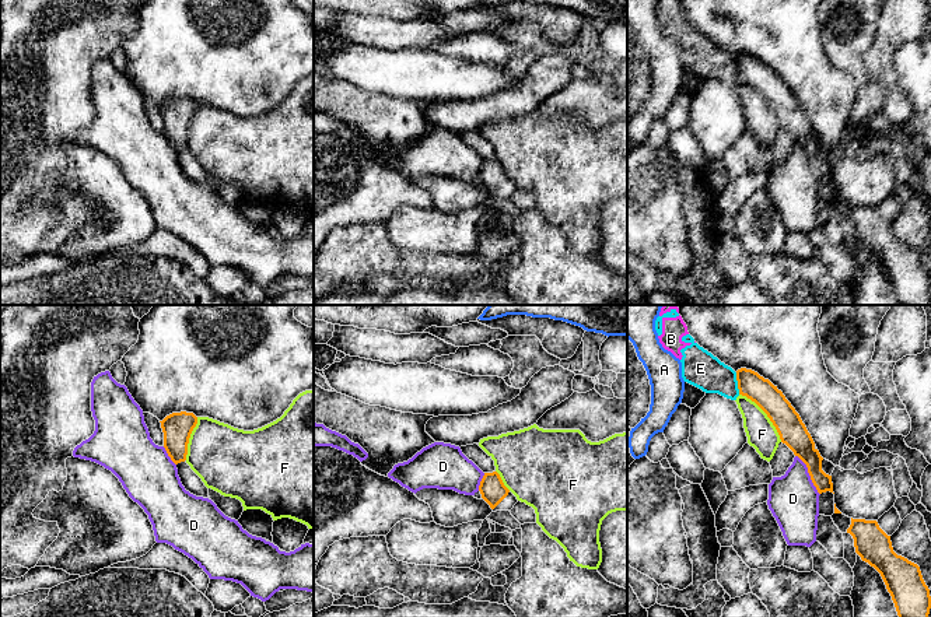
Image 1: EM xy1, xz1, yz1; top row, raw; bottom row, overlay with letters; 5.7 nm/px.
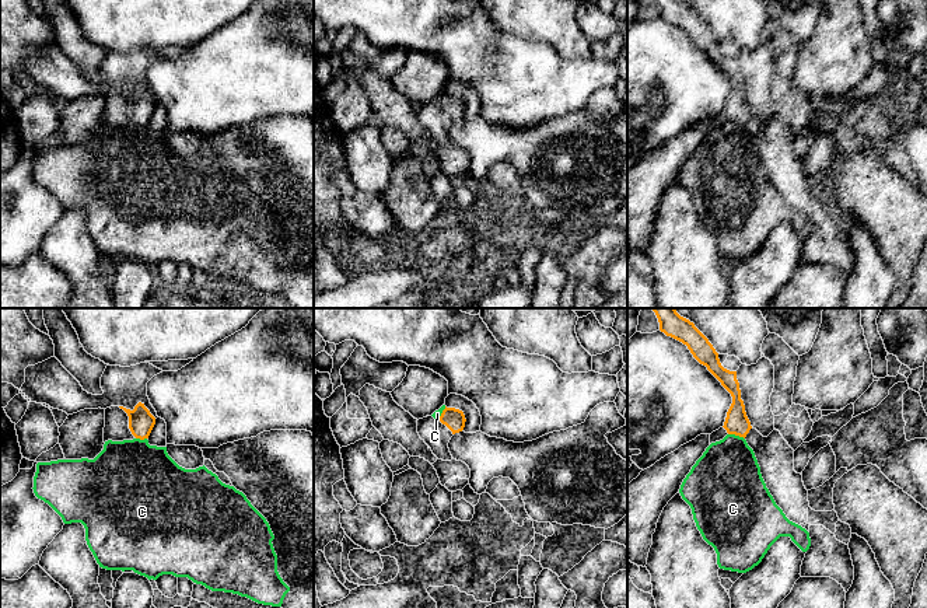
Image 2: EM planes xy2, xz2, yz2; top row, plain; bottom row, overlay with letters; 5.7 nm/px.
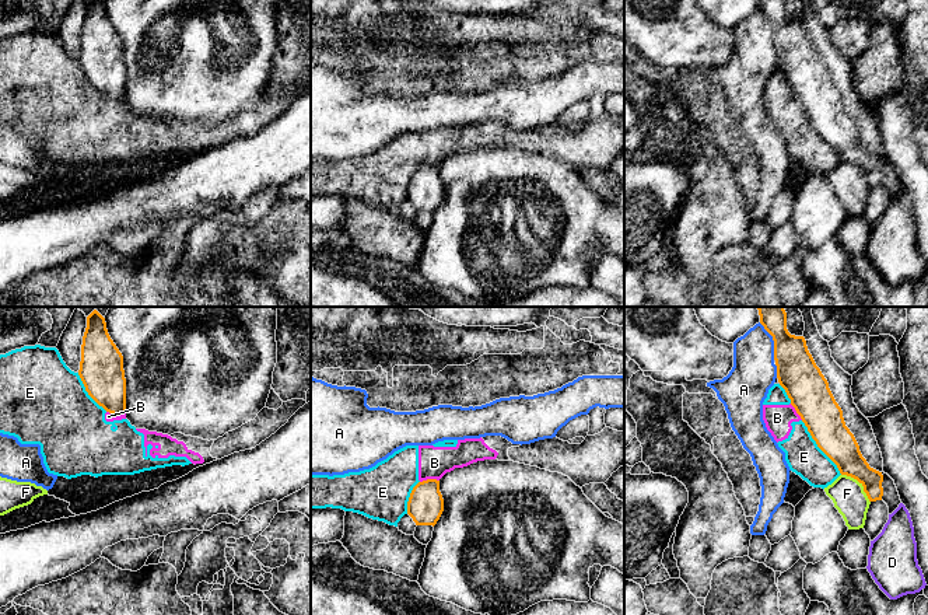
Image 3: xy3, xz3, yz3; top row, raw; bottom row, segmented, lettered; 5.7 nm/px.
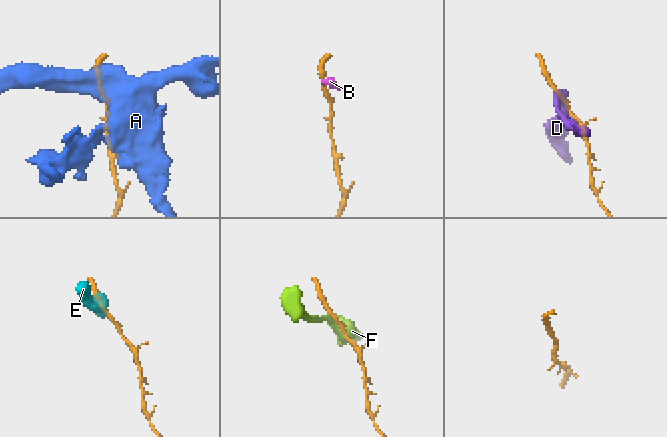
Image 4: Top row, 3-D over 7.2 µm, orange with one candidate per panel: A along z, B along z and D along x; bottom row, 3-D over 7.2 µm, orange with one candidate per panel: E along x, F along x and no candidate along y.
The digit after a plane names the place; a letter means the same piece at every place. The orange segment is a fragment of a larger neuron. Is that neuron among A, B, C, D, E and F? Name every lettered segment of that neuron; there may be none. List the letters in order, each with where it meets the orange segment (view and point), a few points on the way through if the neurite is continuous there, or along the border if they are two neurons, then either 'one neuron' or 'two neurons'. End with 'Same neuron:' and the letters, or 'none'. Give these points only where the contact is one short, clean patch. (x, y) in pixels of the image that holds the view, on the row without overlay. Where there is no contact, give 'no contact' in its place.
A: yz3 (773, 25) | two neurons
B: xy3 (116, 100) | along xy3 (107, 97), (125, 100) | two neurons
C: yz2 (737, 121) | along yz2 (728, 119), (744, 125) | two neurons
D: yz1 (809, 161) | two neurons
E: yz3 (818, 132) | two neurons
F: yz1 (766, 100) | two neurons
Same neuron: none

